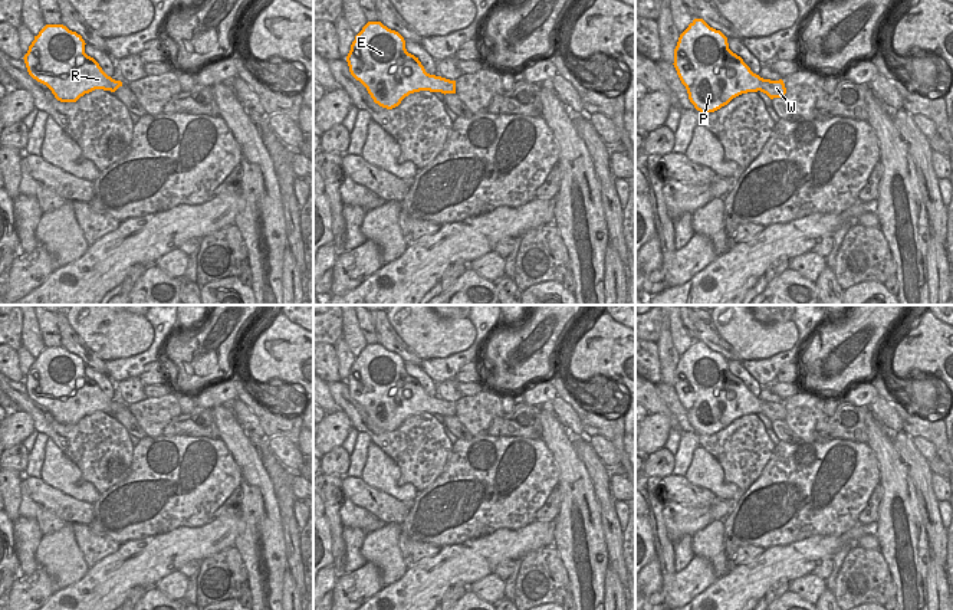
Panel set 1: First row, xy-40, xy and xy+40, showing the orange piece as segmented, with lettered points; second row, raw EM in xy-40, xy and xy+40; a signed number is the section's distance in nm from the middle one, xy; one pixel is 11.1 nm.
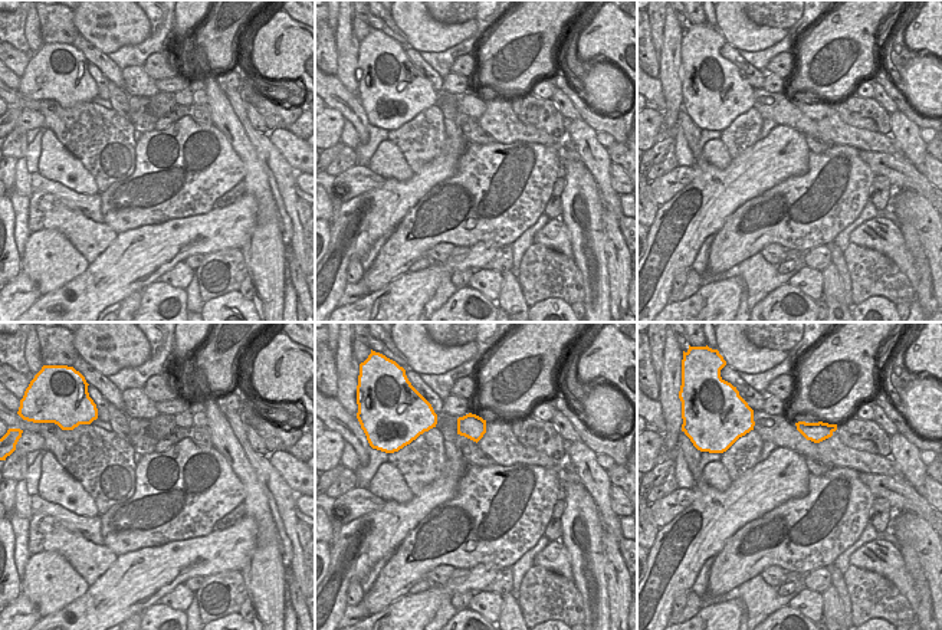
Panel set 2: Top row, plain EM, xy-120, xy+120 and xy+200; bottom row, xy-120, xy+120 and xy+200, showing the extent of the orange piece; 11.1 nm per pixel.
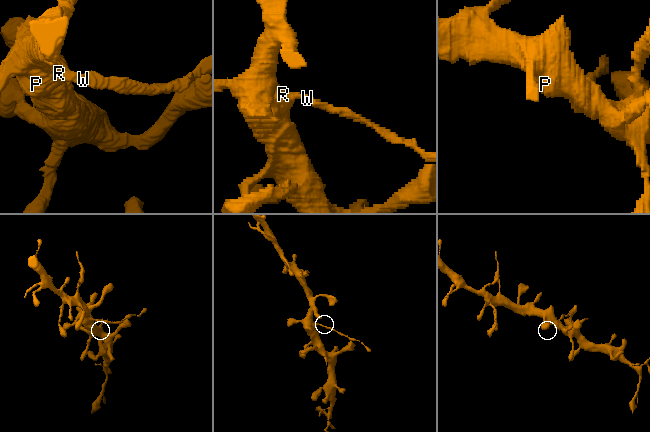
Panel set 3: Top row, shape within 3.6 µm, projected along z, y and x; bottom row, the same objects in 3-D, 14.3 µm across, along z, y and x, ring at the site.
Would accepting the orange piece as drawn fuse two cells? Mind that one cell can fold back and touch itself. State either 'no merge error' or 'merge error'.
merge error

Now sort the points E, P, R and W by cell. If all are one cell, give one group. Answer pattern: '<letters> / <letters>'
E P R / W

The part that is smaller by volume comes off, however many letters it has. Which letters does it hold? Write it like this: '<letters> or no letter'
W

